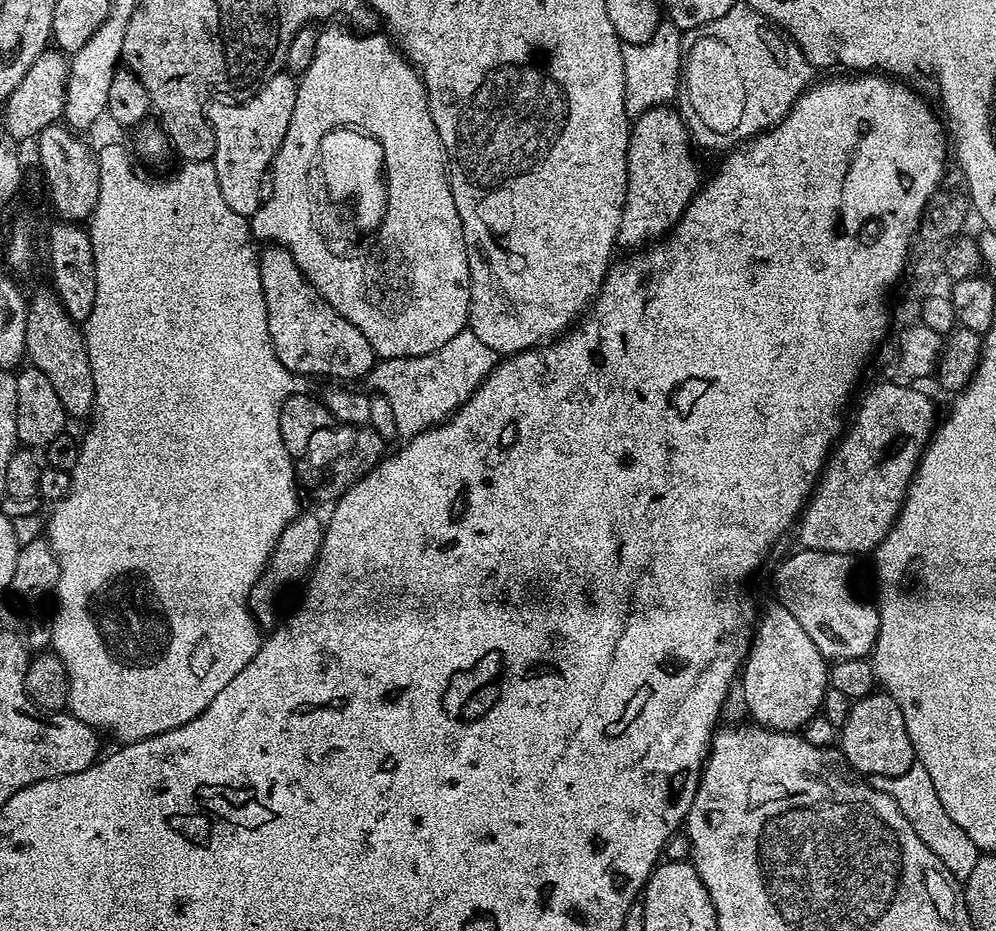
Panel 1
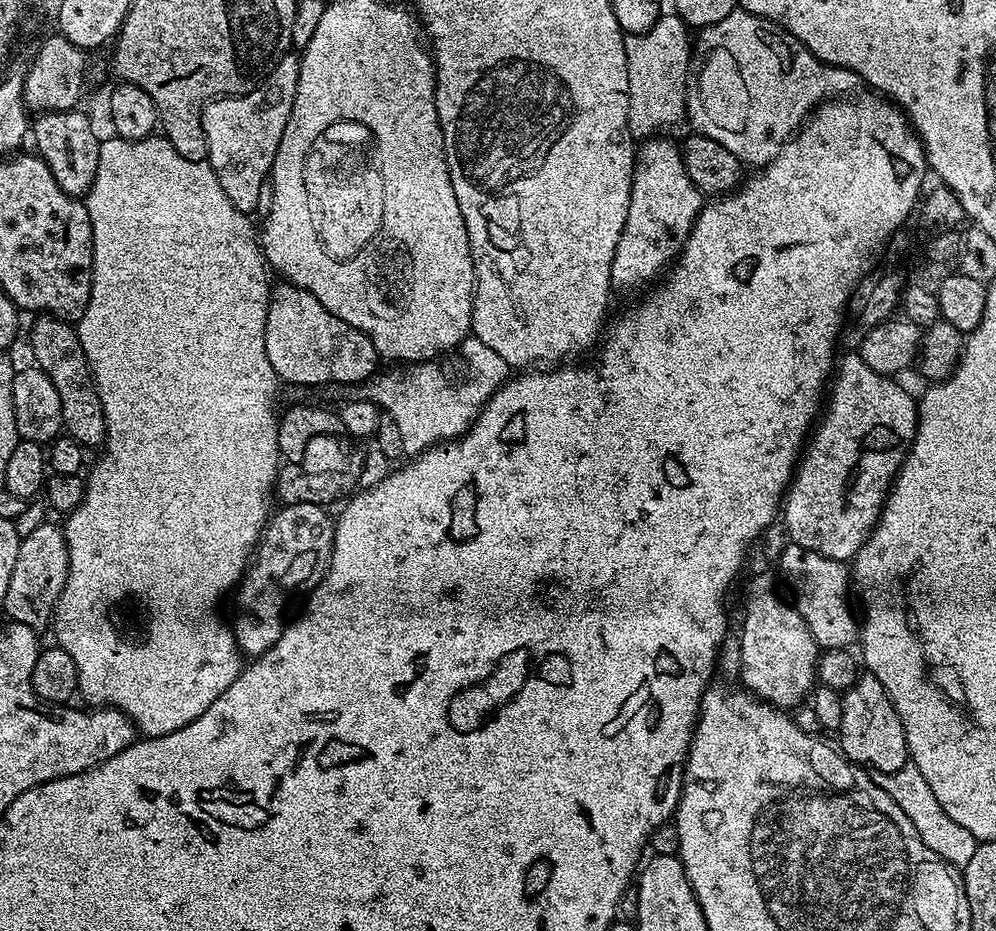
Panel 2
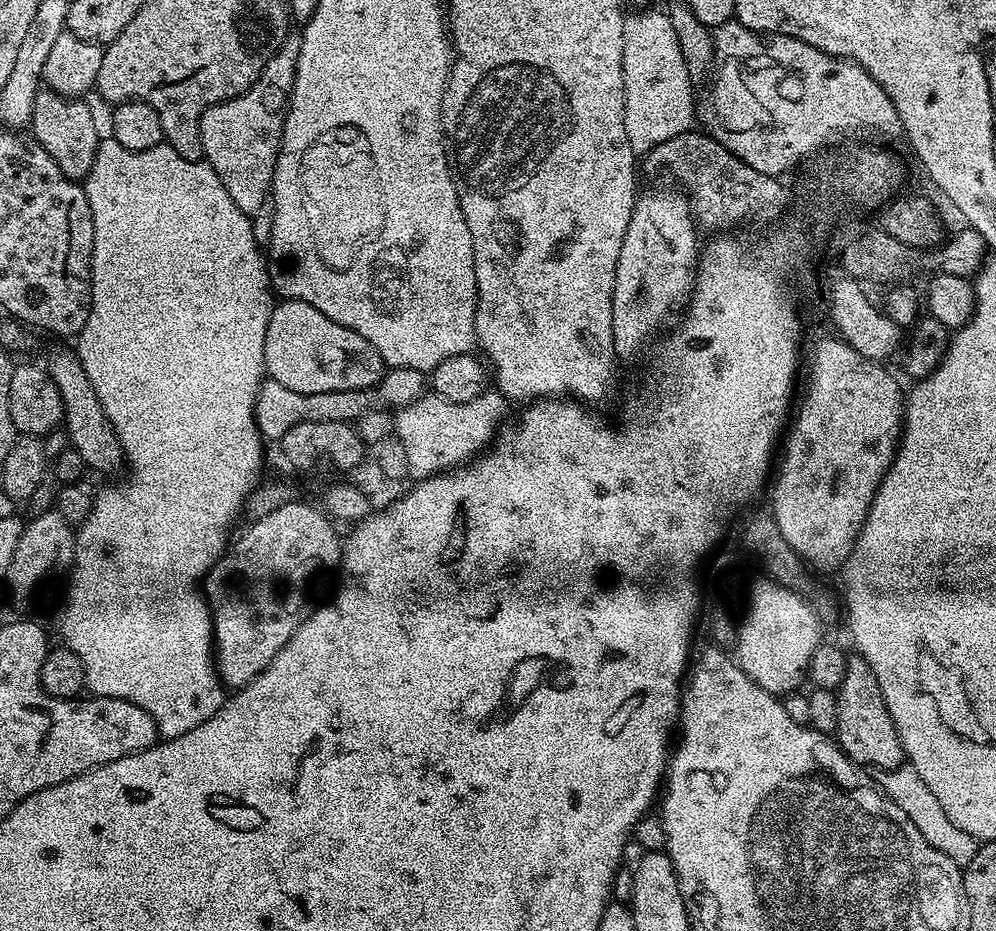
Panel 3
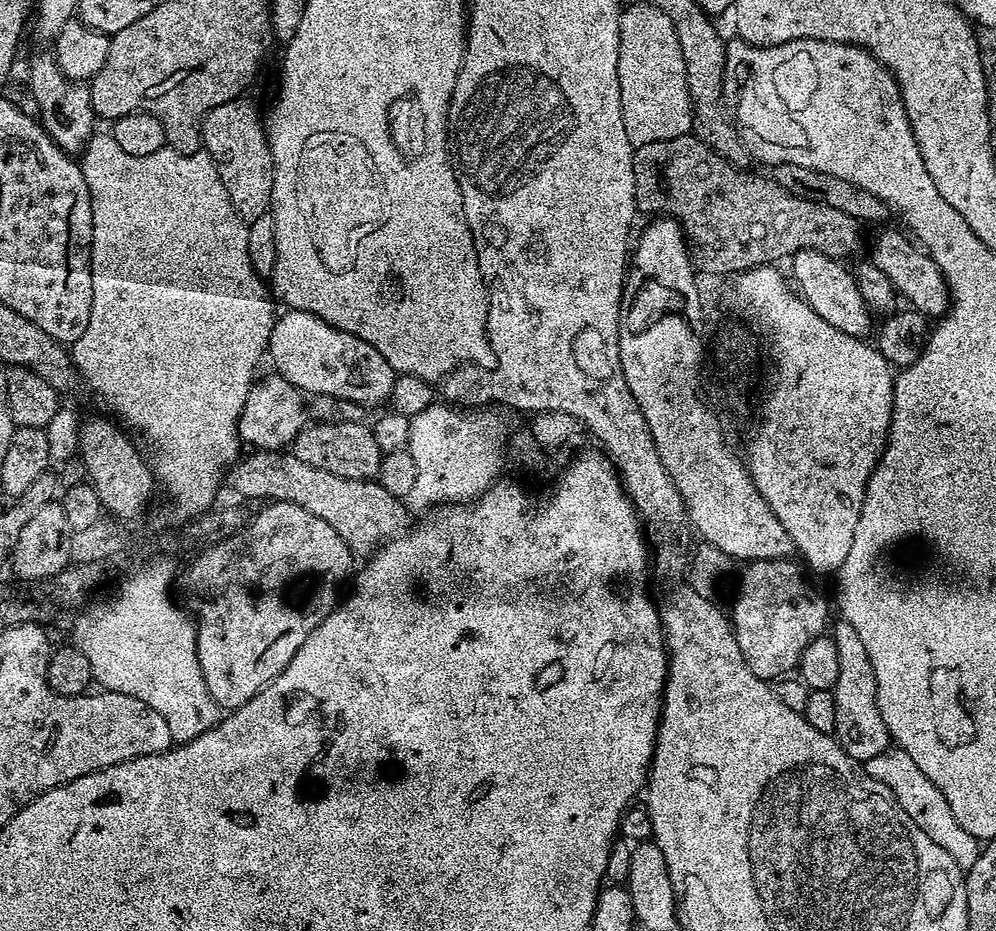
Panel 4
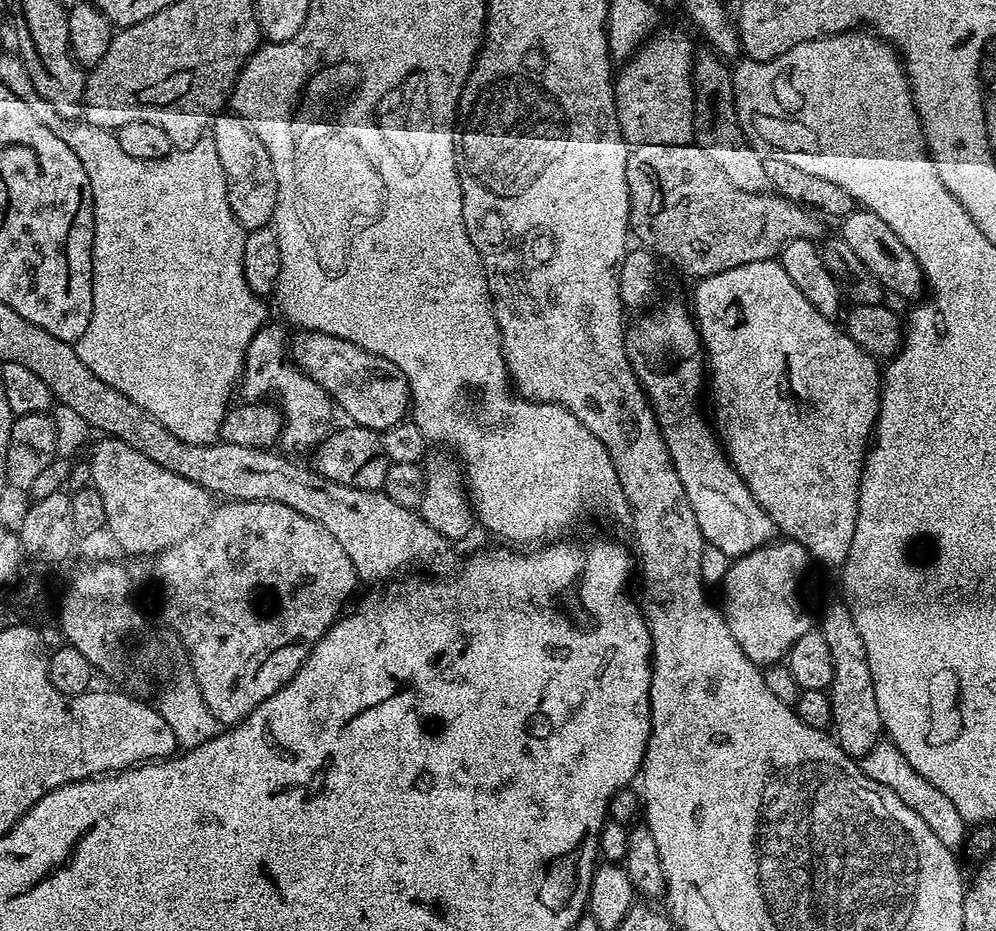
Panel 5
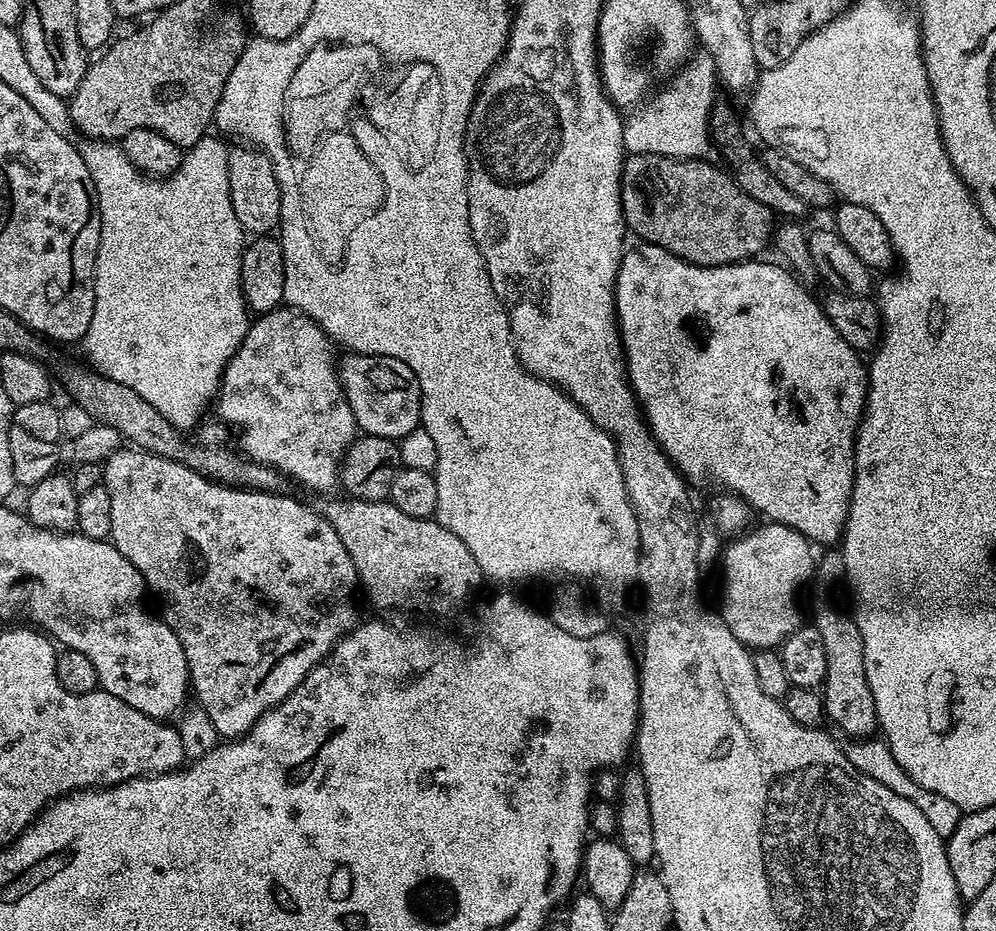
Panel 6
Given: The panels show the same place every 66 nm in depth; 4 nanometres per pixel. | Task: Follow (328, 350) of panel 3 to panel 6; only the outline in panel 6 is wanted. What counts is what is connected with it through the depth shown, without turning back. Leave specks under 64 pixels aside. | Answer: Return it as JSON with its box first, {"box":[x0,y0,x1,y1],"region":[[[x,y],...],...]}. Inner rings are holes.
{"box":[339,354,421,442],"region":[[[348,354],[339,361],[340,384],[344,387],[350,410],[354,410],[357,429],[369,436],[399,442],[410,430],[421,427],[420,387],[416,376],[398,358]]]}

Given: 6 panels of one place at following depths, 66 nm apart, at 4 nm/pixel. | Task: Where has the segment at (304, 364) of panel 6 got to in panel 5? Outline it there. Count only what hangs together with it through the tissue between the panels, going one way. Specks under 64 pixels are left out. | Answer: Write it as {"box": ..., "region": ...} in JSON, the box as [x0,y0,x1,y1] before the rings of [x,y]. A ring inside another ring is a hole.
{"box":[238,323,334,454],"region":[[[265,323],[264,327],[258,330],[258,334],[254,334],[254,338],[246,350],[244,371],[238,385],[238,392],[239,395],[244,395],[243,399],[248,402],[267,401],[269,398],[272,398],[270,396],[276,395],[280,399],[276,399],[278,401],[278,407],[283,413],[283,428],[278,441],[279,447],[285,453],[300,454],[296,452],[304,452],[307,448],[308,451],[315,449],[316,445],[328,435],[330,431],[330,425],[328,423],[332,420],[334,405],[330,397],[328,397],[326,390],[322,390],[322,386],[318,386],[318,382],[314,382],[314,378],[310,378],[306,373],[301,372],[295,364],[286,362],[286,340],[284,344],[284,332],[278,325],[272,323]]]}

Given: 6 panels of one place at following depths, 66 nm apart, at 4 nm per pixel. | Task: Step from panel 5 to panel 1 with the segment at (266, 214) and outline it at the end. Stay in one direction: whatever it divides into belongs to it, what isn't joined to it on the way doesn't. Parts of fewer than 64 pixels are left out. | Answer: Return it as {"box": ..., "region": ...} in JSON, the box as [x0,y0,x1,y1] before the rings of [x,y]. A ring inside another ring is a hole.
{"box":[210,71,297,218],"region":[[[287,71],[279,72],[249,100],[225,103],[221,112],[211,113],[210,123],[214,134],[211,161],[218,174],[218,190],[222,190],[222,198],[226,198],[226,206],[230,206],[234,214],[251,218],[262,207],[258,188],[262,174],[271,169],[272,160],[286,138],[286,130],[294,114],[297,83],[295,75]]]}

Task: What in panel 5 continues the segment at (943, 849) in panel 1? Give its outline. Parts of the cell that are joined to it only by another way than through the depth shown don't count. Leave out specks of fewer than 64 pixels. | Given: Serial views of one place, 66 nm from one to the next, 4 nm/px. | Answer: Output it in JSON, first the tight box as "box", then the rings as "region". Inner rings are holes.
{"box":[858,739,970,850],"region":[[[881,739],[866,755],[859,757],[858,763],[866,778],[886,786],[886,790],[894,790],[894,794],[898,794],[898,798],[902,798],[902,802],[906,802],[906,806],[910,806],[910,810],[914,810],[914,814],[918,814],[918,818],[930,826],[930,831],[937,836],[938,842],[942,842],[942,846],[953,850],[960,850],[963,844],[965,847],[970,828],[965,824],[962,814],[958,814],[954,802],[950,802],[950,798],[946,798],[938,786],[926,782],[926,778],[922,778],[922,774],[918,774],[918,770],[906,762],[902,750],[898,750],[898,746],[894,746],[891,740]]]}

